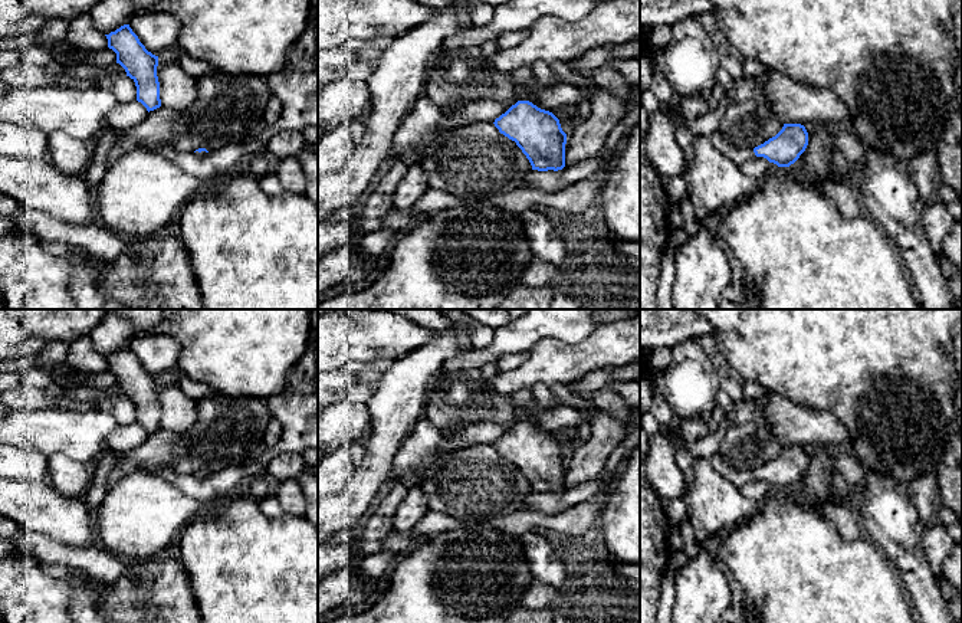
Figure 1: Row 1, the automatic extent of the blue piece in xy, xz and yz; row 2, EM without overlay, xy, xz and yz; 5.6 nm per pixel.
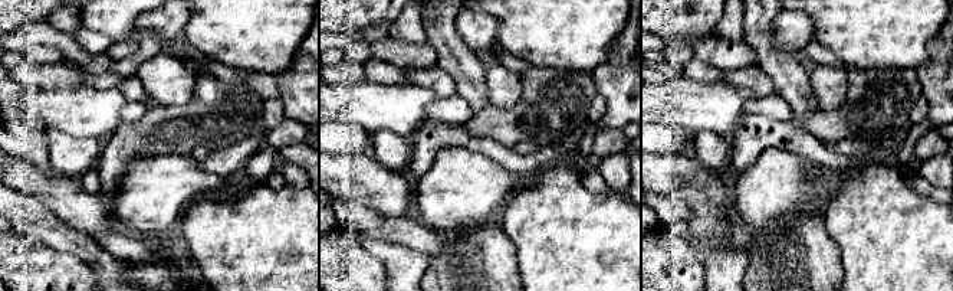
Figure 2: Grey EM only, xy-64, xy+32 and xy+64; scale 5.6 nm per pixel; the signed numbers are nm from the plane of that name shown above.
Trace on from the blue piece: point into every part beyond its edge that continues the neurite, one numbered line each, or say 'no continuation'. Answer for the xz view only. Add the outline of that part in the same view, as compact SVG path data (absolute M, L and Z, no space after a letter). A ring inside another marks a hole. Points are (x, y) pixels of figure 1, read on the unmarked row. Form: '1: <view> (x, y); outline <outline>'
1: xz (525, 396); outline M522 388L519 393L519 406L516 409L518 423L528 423L526 410L532 400L532 388Z

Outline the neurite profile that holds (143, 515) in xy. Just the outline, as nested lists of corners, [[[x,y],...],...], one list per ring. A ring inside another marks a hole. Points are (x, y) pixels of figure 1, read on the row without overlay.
[[[148,472],[122,476],[96,512],[102,547],[119,557],[154,557],[175,550],[184,528],[210,505]]]

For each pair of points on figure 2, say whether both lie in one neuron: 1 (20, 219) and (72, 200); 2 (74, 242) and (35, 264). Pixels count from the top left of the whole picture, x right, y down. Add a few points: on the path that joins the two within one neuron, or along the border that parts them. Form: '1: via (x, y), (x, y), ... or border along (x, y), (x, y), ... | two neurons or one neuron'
1: border along (17, 190), (36, 199), (75, 228) | two neurons
2: border along (30, 234), (52, 247), (76, 255), (89, 268) | two neurons

